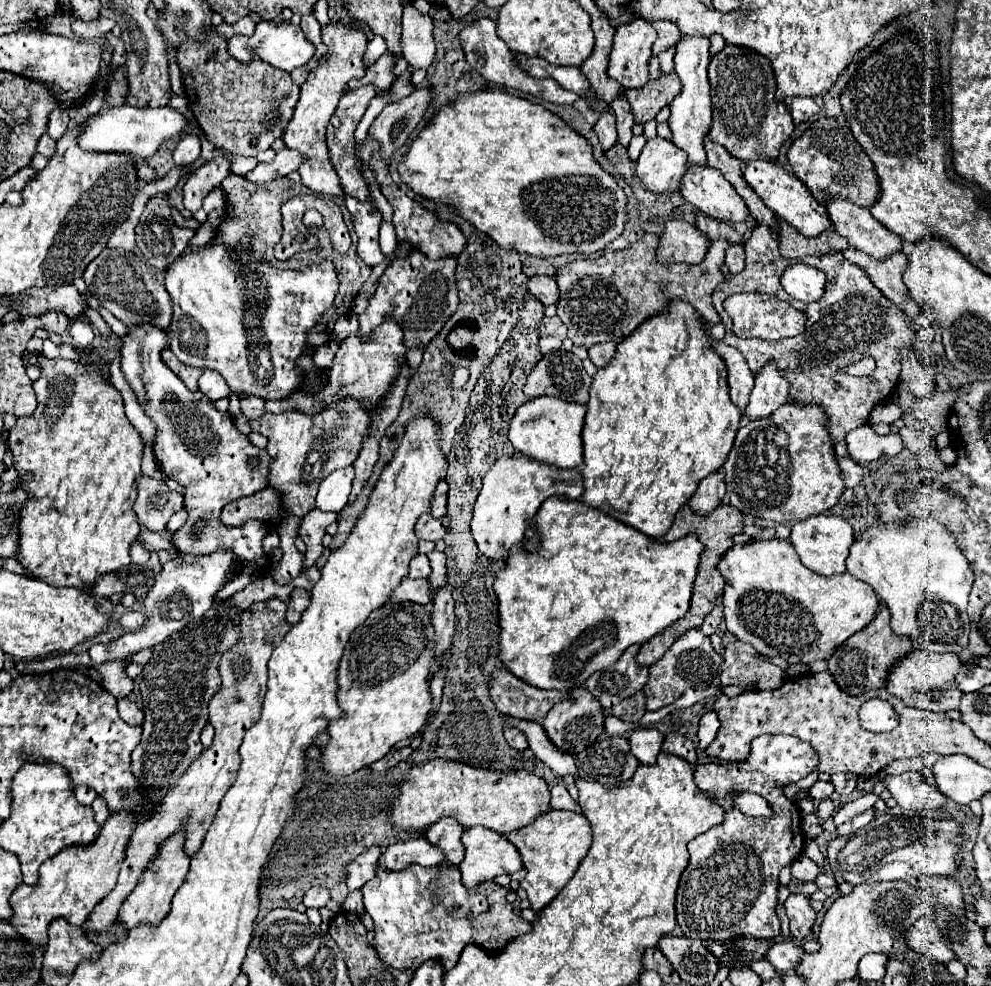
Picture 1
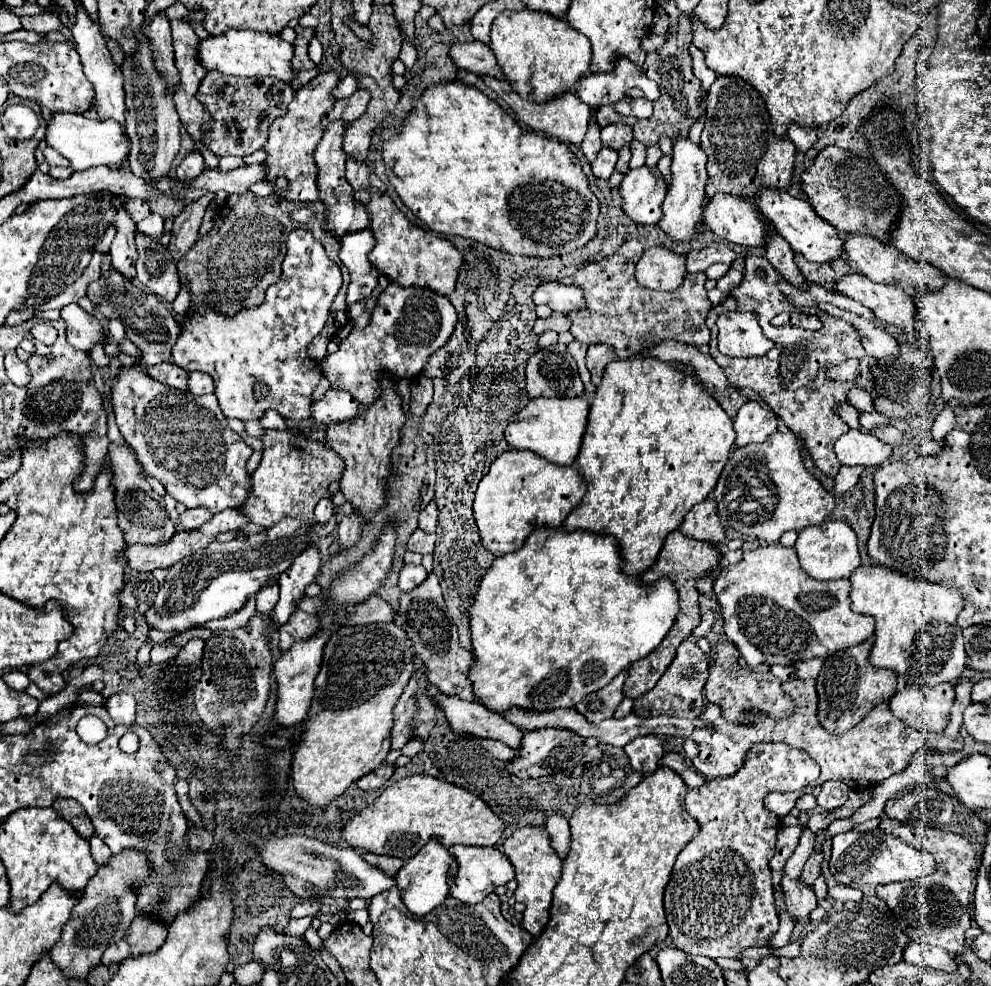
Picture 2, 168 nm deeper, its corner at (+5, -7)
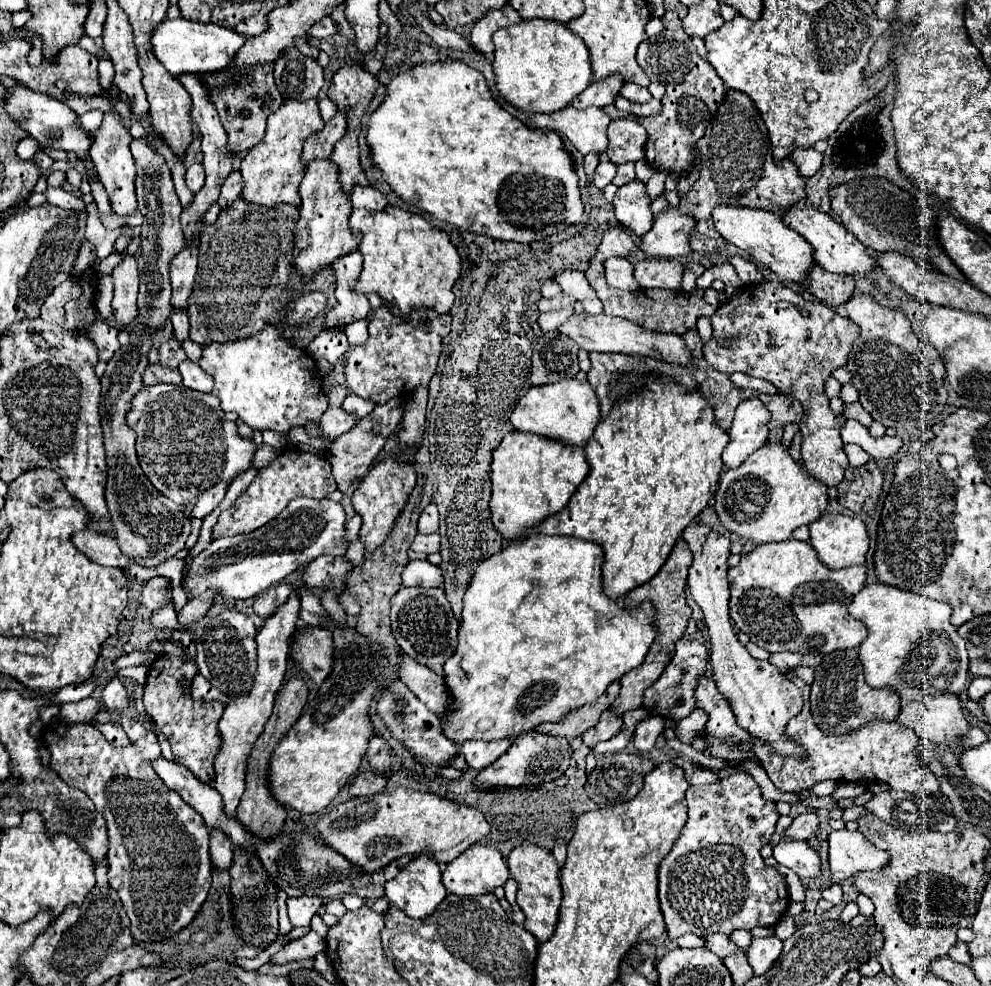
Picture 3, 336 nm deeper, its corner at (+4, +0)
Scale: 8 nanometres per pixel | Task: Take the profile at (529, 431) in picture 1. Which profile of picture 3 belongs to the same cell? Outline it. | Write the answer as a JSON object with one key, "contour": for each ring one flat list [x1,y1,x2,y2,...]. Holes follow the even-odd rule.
{"contour":[[575,378,555,382,555,384,543,384,543,386,531,386,517,402,511,424,519,432,531,432,547,438,557,438,567,444,585,444,595,426,599,424,599,400,595,390,587,380,579,382]]}

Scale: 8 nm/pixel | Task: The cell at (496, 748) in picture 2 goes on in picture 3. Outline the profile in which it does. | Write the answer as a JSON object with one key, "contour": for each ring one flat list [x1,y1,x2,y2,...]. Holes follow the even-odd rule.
{"contour":[[469,740,461,746,461,754,467,760,467,766,473,770,483,770,485,766,493,764,501,754,505,754,511,746,511,740,495,740,495,742,481,742]]}

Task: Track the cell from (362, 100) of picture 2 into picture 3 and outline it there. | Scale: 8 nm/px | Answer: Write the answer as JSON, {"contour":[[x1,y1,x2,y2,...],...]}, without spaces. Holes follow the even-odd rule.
{"contour":[[335,114,331,122,325,124,325,128,317,134,311,136,311,140,307,140,303,144,303,166,309,166,311,158,329,158,331,152,333,152,333,146,335,142,345,134,345,128,347,128,347,122,345,122,345,114]]}

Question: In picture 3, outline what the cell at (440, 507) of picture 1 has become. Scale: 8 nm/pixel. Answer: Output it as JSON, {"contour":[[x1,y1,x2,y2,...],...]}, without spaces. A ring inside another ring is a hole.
{"contour":[[431,502,419,518,419,532,421,534,433,534,437,530,439,530,439,512,437,512,437,506]]}

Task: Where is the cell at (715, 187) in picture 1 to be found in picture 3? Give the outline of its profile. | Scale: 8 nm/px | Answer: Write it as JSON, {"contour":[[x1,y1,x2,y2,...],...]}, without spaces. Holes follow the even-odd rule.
{"contour":[[717,206,713,210,713,222,717,232,737,248,751,254,759,264,767,266,773,274,777,274,781,280,789,280,793,284,805,284,809,280,811,266,815,264,811,244,785,226,779,214,767,212,767,210,753,210,753,208,735,208,735,206]]}

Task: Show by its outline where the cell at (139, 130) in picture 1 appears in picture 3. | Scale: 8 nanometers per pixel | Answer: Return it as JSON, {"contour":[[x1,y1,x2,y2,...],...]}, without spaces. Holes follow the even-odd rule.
{"contour":[[23,84,7,88,3,102,5,102,5,112,13,118,13,122,19,128,23,128,31,138,35,138,41,146,51,146,65,152,73,150,79,158,87,158,93,140,85,136,85,130,81,126,77,126,77,114,65,102,55,100,47,94,33,92]]}

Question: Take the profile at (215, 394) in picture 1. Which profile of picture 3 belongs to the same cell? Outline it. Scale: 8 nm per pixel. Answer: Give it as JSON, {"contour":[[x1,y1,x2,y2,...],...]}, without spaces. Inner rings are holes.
{"contour":[[191,360,181,362,179,372,183,376,183,386,197,390,197,392,212,392,213,378,207,376,195,362,191,362]]}

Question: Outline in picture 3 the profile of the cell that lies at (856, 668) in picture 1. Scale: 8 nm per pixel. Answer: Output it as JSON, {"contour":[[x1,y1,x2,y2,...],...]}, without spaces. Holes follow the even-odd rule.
{"contour":[[839,650,823,658,821,666,815,670,815,682,811,686,811,714,819,730,825,734,847,734,853,732,871,720,895,720,901,710,899,696,887,690,875,690,865,684,861,662,857,650]]}

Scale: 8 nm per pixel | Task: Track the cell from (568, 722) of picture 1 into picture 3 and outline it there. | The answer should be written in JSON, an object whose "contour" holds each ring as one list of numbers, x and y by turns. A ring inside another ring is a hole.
{"contour":[[527,732,513,740,511,748,491,766,483,768,479,776,475,776,475,788,477,790,497,790,497,788,521,788,521,786,539,786,543,782,551,782,569,766,571,748,567,738,551,738,547,734,539,732]]}

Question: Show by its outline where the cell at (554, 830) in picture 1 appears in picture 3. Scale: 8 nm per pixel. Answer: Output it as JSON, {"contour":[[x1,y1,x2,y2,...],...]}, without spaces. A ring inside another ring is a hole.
{"contour":[[529,842,517,844,515,850,507,858,507,866,511,876,517,882,517,904,525,914,525,930,531,932,539,942,549,940,555,934,555,926,559,920,559,906,561,906,561,882,559,882,559,866,551,852,533,846]]}

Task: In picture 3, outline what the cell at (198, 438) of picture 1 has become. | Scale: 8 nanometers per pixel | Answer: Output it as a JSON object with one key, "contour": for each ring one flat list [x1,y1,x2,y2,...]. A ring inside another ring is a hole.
{"contour":[[155,384,143,388,133,398,133,408,127,412,127,424,137,434,137,456,145,476,163,496,171,498,181,506,195,504,197,496,219,480,237,478,251,466,255,454,253,440,243,440,237,434,237,424,225,420,225,412,219,406,219,398,215,398,213,394,187,390,185,386]]}

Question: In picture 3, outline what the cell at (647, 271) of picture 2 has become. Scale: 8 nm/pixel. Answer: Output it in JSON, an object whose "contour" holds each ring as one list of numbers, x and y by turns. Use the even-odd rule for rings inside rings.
{"contour":[[641,260,635,266,635,280,641,288,663,288,663,290,679,290,683,264,679,260]]}

